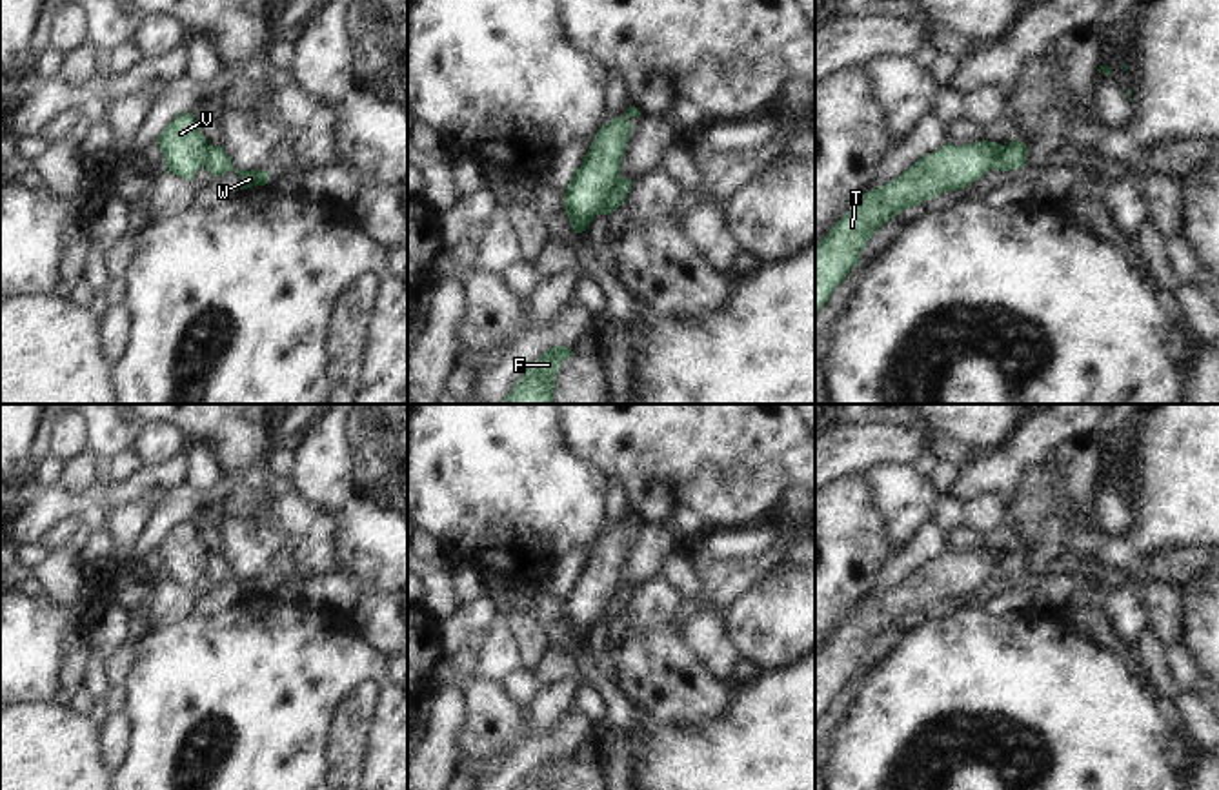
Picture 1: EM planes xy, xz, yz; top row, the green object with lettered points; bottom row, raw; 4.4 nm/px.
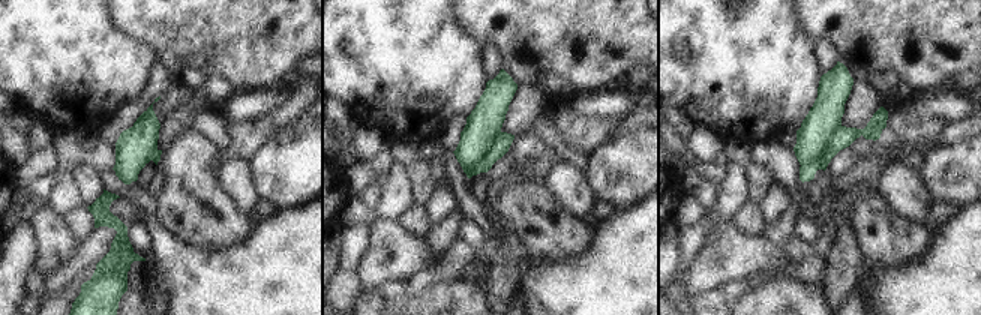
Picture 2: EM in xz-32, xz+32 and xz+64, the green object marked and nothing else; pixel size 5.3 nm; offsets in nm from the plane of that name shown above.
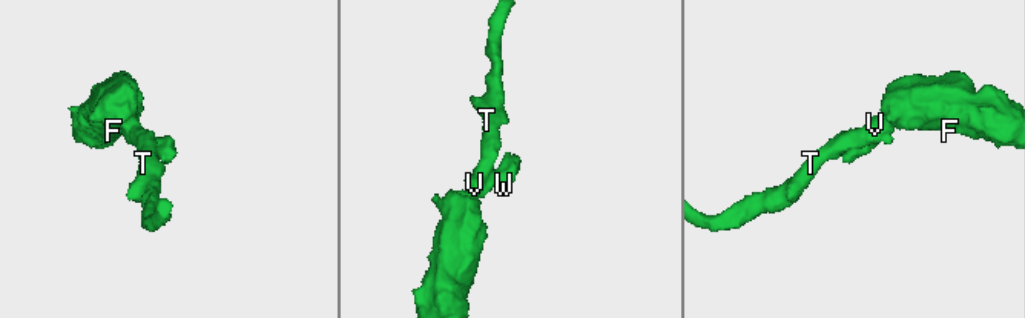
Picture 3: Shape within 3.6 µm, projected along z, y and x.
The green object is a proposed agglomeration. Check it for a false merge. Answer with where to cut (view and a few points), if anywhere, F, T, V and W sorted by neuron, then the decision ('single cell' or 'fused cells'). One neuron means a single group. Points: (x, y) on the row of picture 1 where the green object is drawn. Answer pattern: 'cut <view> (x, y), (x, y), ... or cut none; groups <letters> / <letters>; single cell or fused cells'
cut xz (619, 177), (594, 213); groups F T V / W; fused cells

